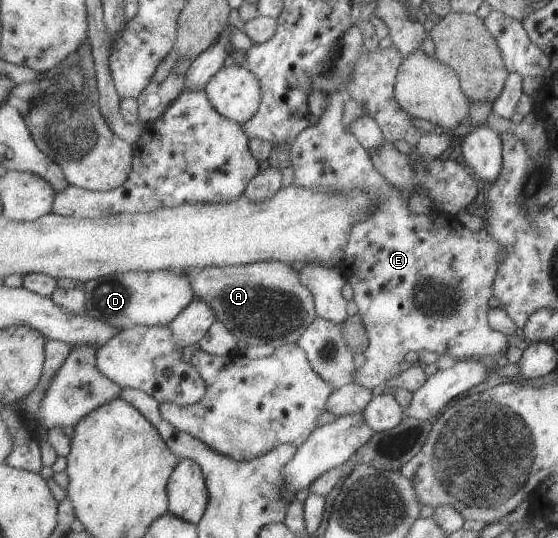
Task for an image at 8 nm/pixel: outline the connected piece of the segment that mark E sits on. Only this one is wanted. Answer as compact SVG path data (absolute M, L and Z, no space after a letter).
M345 87L326 92L326 95L328 104L321 121L302 132L291 147L294 184L305 189L325 189L337 193L355 188L379 197L375 213L351 229L349 246L345 249L345 259L340 266L354 289L353 300L370 339L364 364L355 371L355 383L375 391L383 390L385 381L397 379L403 373L399 365L405 361L405 355L411 352L418 354L428 350L439 356L447 354L457 361L488 360L491 356L503 355L510 347L509 337L492 329L488 317L489 299L494 297L497 273L505 259L503 247L489 235L487 227L473 233L458 216L436 210L428 214L409 211L409 197L377 171L370 151L359 142L358 137L351 131L345 131L343 111L345 102L349 100Z

